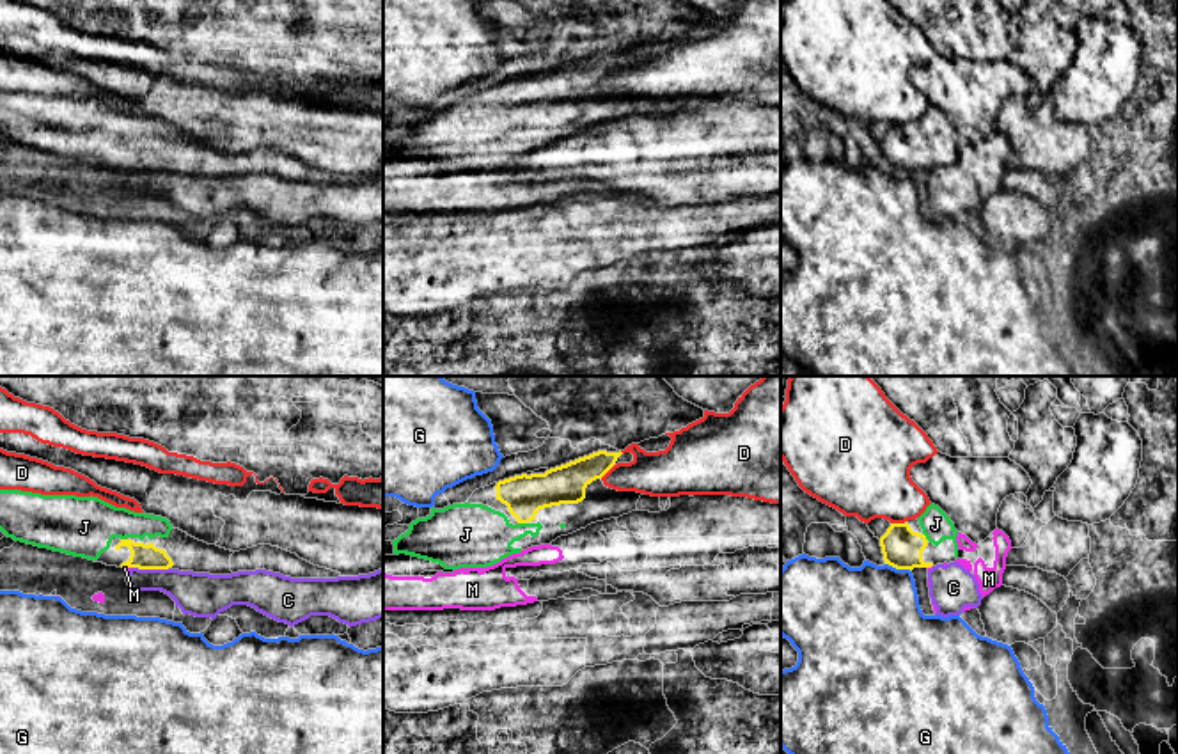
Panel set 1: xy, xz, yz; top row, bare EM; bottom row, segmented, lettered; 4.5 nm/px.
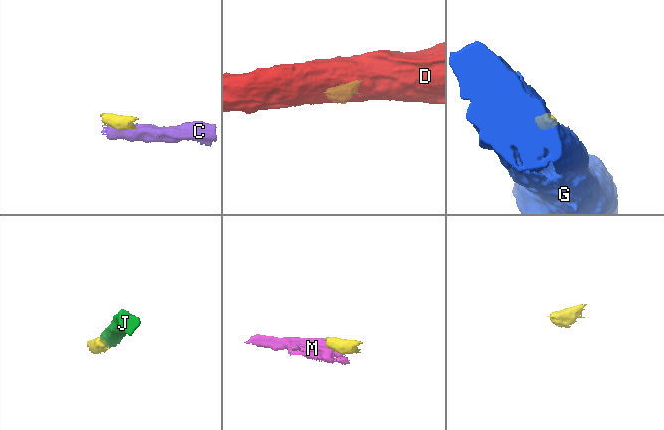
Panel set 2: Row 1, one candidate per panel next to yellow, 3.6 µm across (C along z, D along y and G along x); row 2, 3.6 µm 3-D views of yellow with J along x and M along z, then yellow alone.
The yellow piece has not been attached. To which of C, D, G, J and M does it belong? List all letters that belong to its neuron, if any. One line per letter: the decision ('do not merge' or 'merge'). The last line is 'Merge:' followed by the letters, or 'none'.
C: do not merge
D: do not merge
G: do not merge
J: merge
M: do not merge
Merge: J

